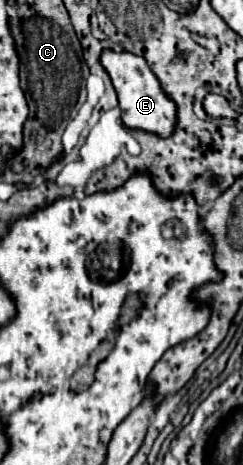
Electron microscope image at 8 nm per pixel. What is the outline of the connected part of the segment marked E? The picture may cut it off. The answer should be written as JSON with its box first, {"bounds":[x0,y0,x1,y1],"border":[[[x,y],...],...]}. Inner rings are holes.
{"bounds":[100,50,176,136],"border":[[[104,50],[100,54],[100,62],[104,70],[108,72],[114,84],[114,90],[118,94],[118,102],[122,108],[122,122],[128,128],[142,128],[158,136],[170,136],[176,124],[176,106],[162,92],[160,82],[154,76],[154,72],[150,70],[148,62],[142,56],[136,56],[130,52],[114,52],[114,50]]]}

